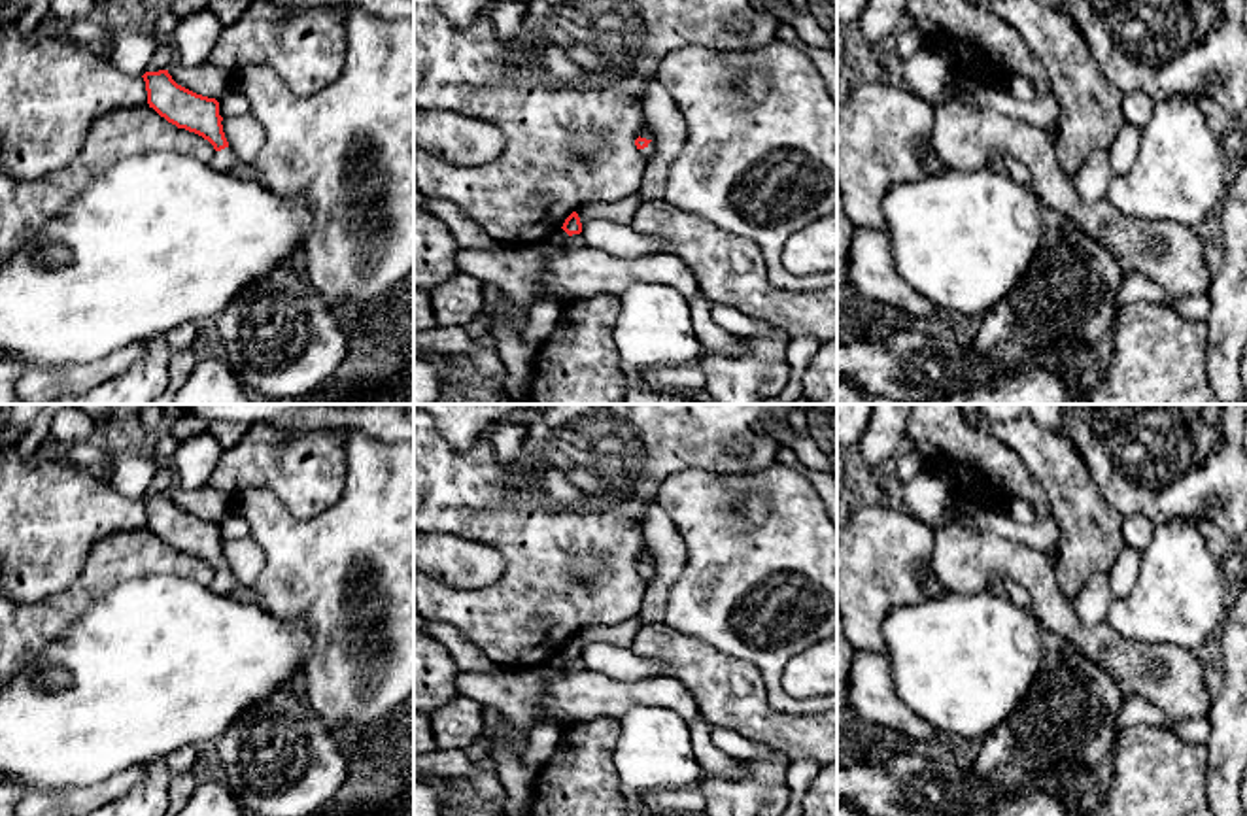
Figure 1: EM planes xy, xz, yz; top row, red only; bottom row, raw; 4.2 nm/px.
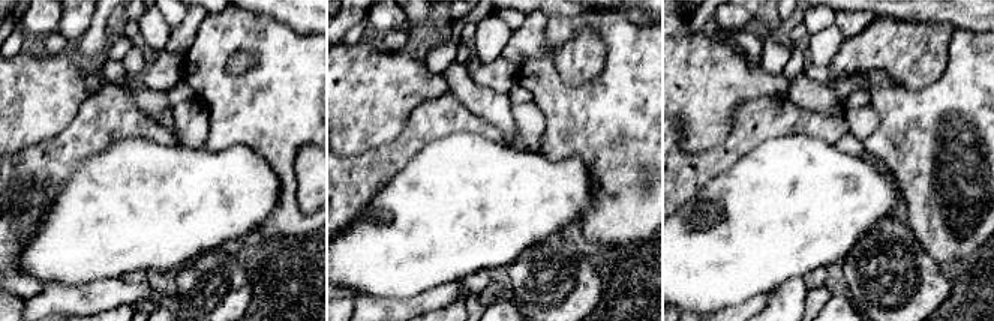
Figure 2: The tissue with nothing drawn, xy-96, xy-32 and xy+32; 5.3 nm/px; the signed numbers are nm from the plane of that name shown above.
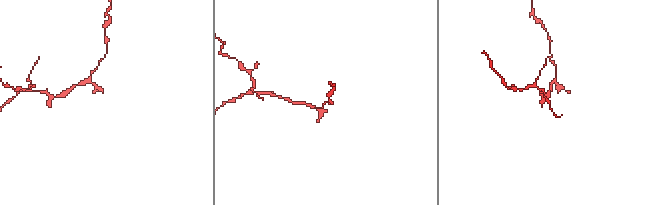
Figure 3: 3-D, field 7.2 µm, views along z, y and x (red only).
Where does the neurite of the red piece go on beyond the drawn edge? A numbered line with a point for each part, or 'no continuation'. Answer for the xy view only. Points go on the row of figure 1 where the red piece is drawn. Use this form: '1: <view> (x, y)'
1: xy (225, 161)

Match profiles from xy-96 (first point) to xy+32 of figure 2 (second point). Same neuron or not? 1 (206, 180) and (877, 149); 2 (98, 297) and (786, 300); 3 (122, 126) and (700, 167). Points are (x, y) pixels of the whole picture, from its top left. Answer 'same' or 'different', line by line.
1: different
2: different
3: same

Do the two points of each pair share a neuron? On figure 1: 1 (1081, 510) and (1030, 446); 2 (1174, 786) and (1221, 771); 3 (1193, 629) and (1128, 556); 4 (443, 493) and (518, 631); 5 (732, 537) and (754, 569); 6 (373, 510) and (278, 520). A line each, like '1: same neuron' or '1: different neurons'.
1: same neuron
2: different neurons
3: different neurons
4: same neuron
5: same neuron
6: same neuron

